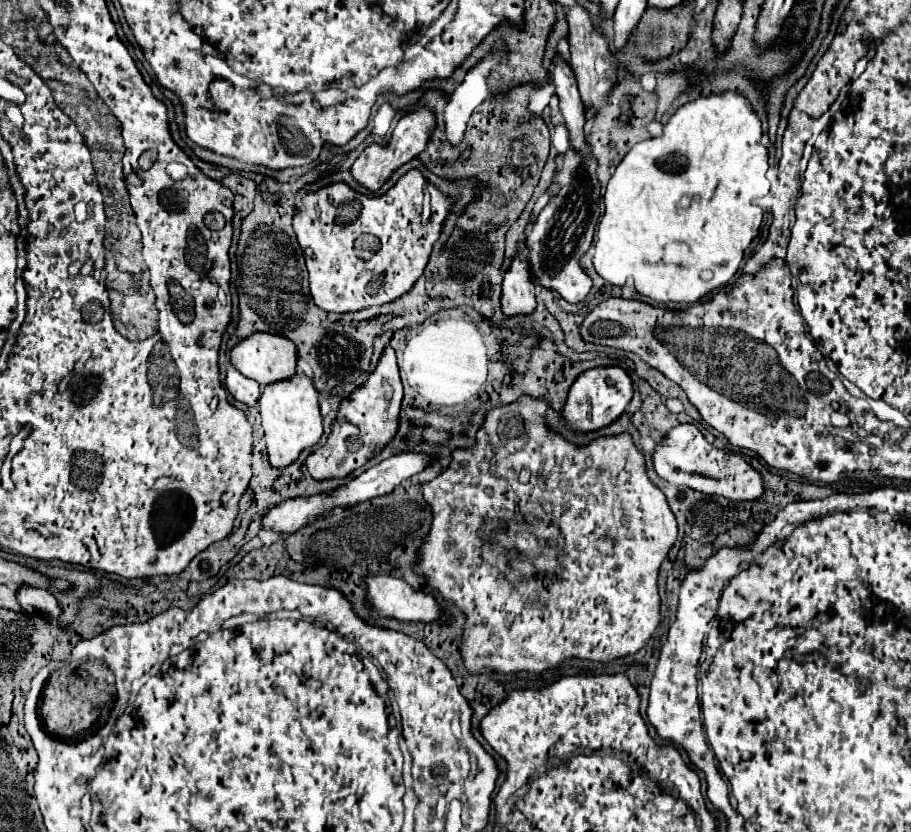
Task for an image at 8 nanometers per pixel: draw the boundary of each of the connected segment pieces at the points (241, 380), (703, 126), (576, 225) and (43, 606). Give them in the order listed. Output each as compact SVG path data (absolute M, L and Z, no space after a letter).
M228 367L226 371L226 389L240 401L246 405L256 405L258 397L260 397L260 385L256 385L256 381L240 375L234 367Z
M726 91L722 95L700 97L700 99L692 101L692 103L682 105L670 117L670 121L664 125L662 135L646 139L646 141L634 145L628 151L628 155L620 161L620 165L616 167L612 179L608 181L608 187L606 187L606 193L604 193L606 211L604 211L604 217L602 217L600 225L598 225L598 239L596 239L596 253L594 253L594 269L596 269L596 273L602 279L606 279L608 283L612 283L612 285L624 285L628 279L632 279L640 295L650 297L650 299L654 299L658 303L668 303L668 301L674 301L674 303L696 303L704 295L708 295L710 291L714 291L720 285L728 283L734 277L734 273L738 271L746 247L758 235L758 229L760 229L760 223L762 223L760 199L770 189L770 181L766 179L768 149L760 143L760 137L762 137L760 119L756 117L756 113L748 105L748 101L742 95L734 93L734 91Z
M556 53L552 59L550 75L556 87L556 95L560 97L560 109L566 127L570 131L570 149L564 153L560 175L556 175L552 181L554 185L550 191L550 201L534 217L532 231L526 233L526 241L528 241L528 257L532 263L534 279L546 289L560 293L560 297L564 297L566 301L578 303L584 301L584 297L592 287L592 283L588 283L586 277L582 275L580 257L588 251L592 243L592 235L598 225L598 217L602 213L602 199L600 199L600 183L596 177L596 161L586 149L584 105L578 93L576 77L560 53Z
M22 585L16 591L16 599L24 611L42 611L46 617L58 617L60 607L54 599L54 595L46 589L28 589L28 585Z

